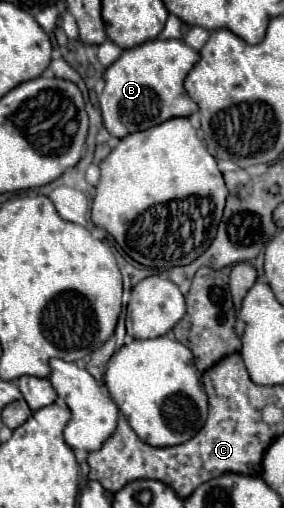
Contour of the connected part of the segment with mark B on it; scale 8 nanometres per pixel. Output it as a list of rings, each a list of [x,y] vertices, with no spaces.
[[[153,39],[125,49],[105,71],[105,89],[99,95],[103,125],[113,137],[155,127],[171,117],[189,117],[197,111],[195,101],[183,89],[183,79],[199,61],[199,53],[181,39]]]

